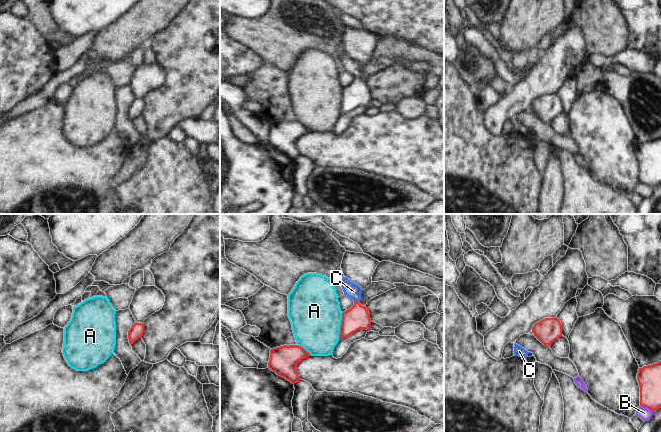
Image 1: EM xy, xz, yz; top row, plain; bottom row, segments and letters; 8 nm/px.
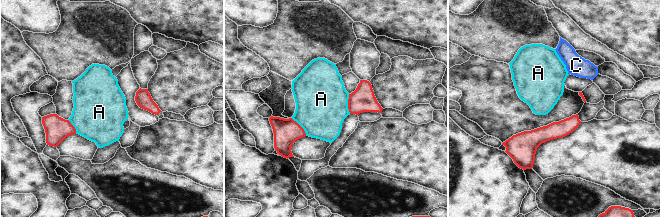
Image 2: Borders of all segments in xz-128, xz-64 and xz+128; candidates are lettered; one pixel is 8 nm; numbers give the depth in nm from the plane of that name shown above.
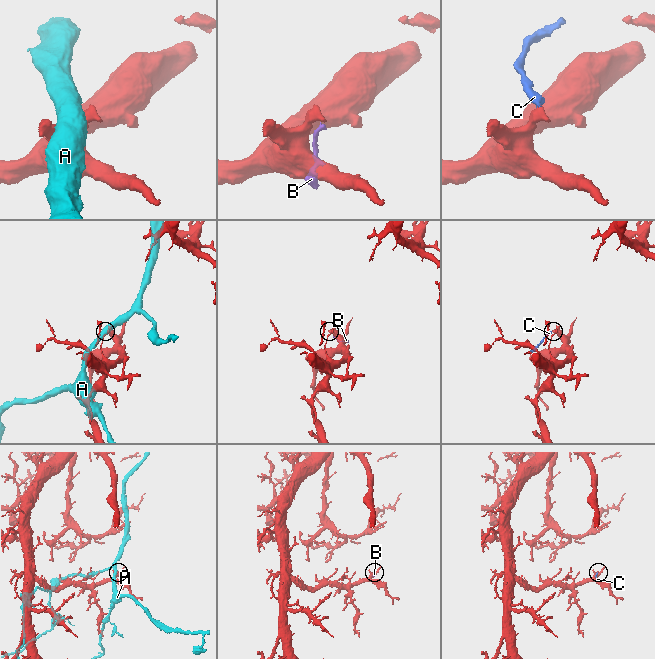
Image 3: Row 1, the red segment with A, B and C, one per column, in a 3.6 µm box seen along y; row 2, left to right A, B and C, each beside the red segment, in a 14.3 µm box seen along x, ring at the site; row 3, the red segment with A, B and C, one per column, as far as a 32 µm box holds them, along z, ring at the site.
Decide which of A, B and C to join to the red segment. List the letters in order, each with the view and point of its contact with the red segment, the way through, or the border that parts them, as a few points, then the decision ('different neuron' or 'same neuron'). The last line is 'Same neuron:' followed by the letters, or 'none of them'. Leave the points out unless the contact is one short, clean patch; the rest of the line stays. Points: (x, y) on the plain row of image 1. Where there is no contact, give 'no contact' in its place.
A: contact xz (340, 102); different neuron
B: contact yz (647, 183); different neuron
C: contact xz (356, 77); way xz (357, 93), (356, 77), (353, 67); same neuron
Same neuron: C

